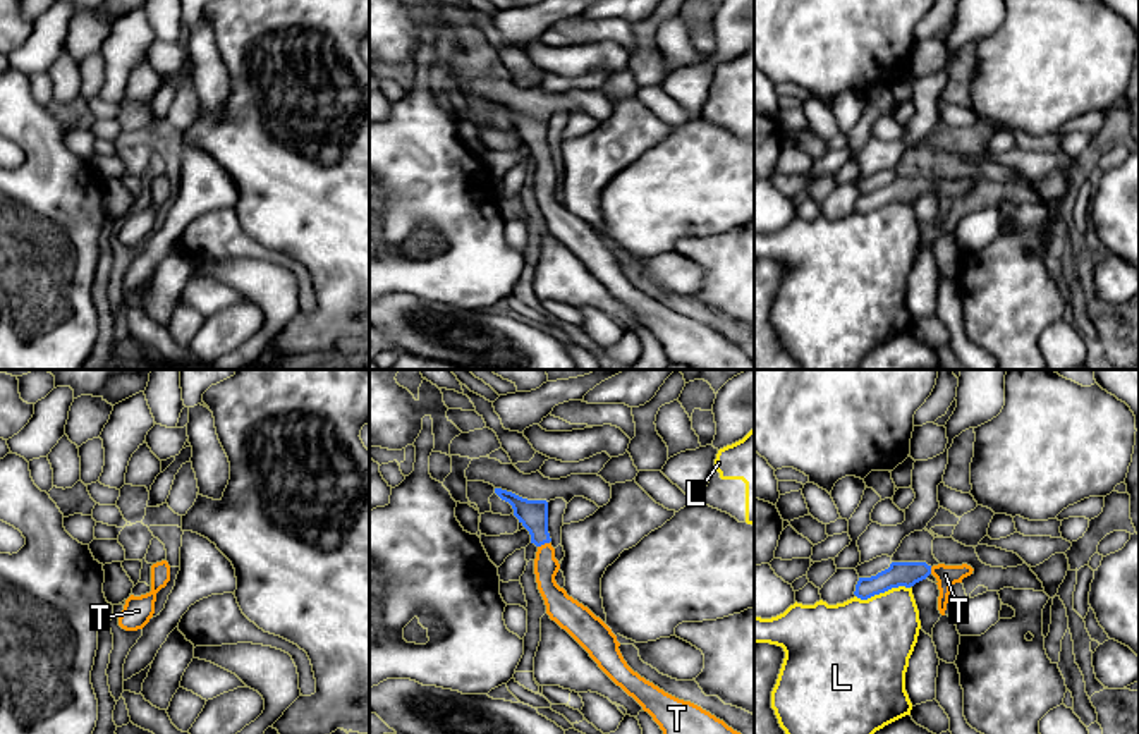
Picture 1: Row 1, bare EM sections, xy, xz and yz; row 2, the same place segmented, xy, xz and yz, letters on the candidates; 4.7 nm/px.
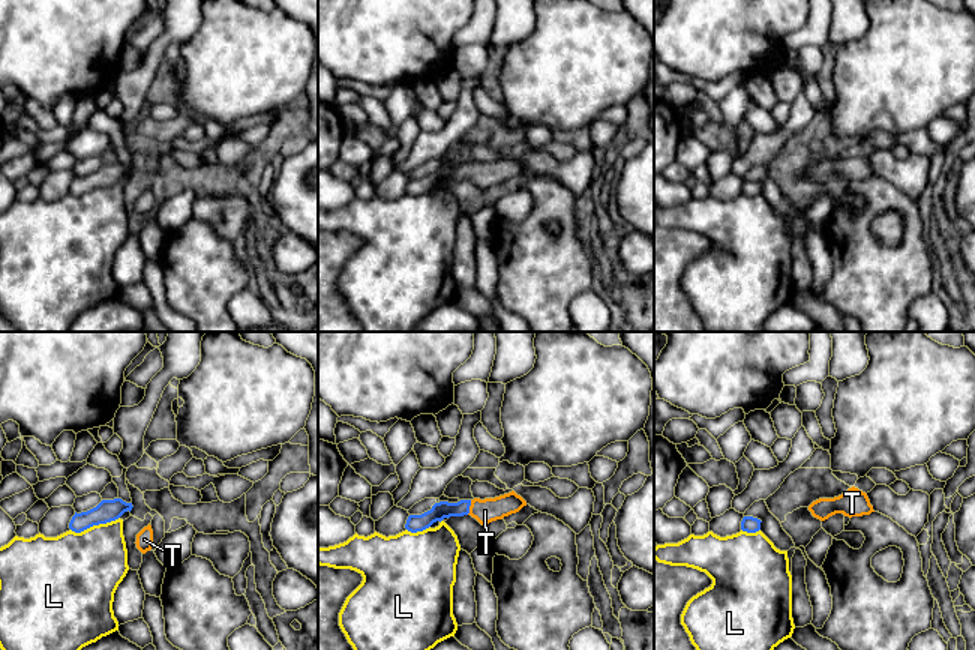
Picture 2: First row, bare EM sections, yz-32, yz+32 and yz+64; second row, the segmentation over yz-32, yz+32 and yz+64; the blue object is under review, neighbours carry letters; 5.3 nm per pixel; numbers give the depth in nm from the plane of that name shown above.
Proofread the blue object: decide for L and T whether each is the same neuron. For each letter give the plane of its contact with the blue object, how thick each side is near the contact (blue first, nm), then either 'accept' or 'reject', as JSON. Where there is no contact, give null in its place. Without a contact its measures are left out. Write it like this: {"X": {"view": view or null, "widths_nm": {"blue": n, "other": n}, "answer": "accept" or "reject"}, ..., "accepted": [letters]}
{"L": {"view": "yz", "widths_nm": {"blue": 110, "other": 420}, "answer": "reject"}, "T": {"view": "xz", "widths_nm": {"blue": 140, "other": 110}, "answer": "accept"}, "accepted": ["T"]}

